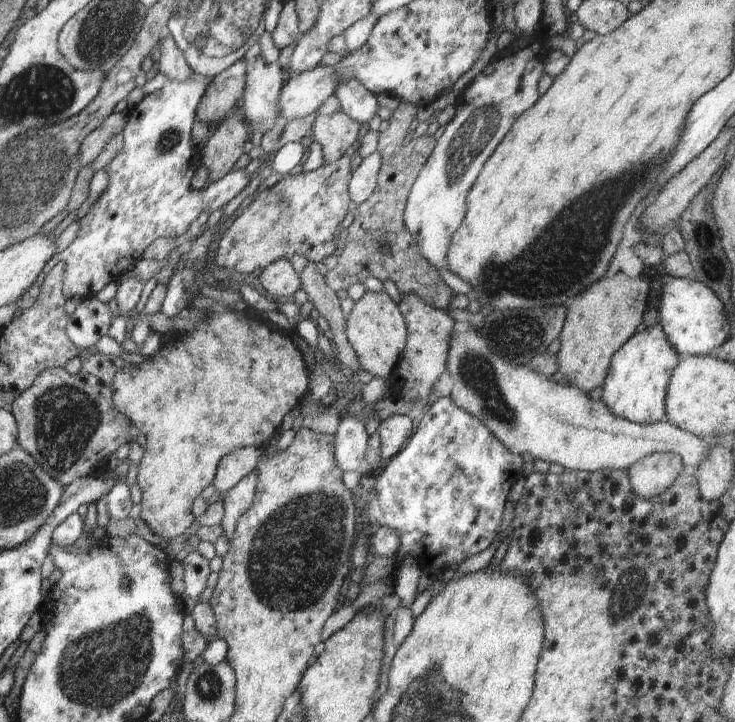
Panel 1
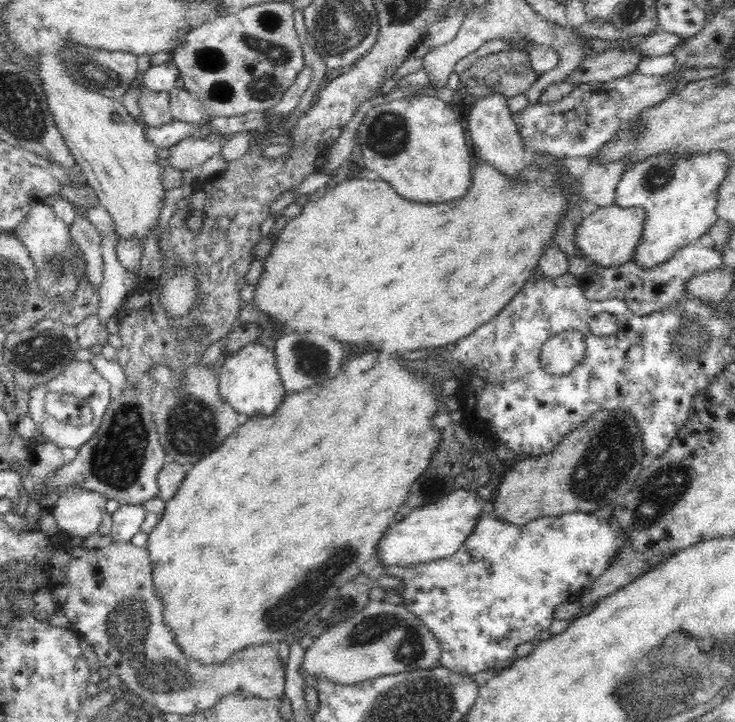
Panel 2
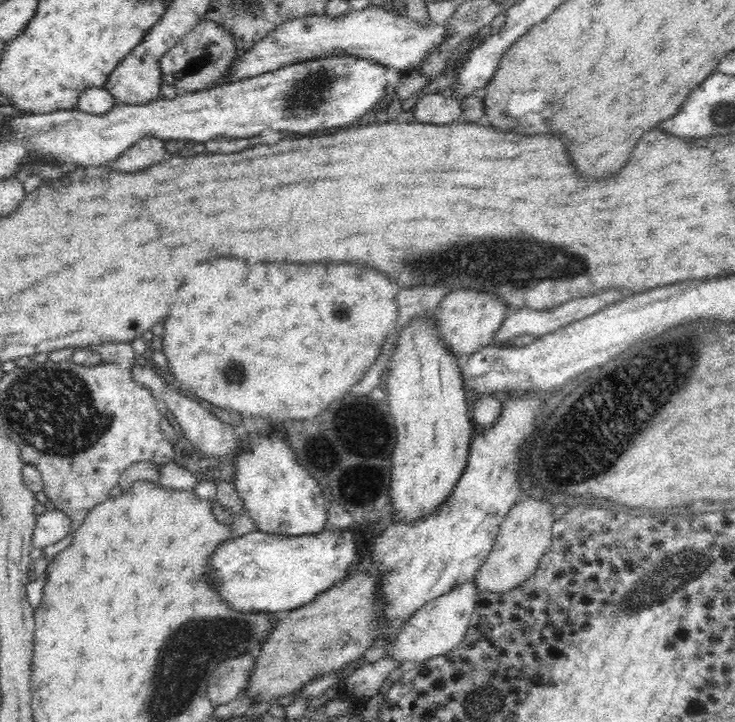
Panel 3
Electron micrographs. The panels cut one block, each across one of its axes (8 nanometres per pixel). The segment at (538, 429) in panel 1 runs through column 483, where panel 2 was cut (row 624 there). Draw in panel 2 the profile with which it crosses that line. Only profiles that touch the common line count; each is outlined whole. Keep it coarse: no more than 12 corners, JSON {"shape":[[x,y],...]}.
{"shape":[[396,600],[313,640],[301,668],[336,684],[439,666]]}

